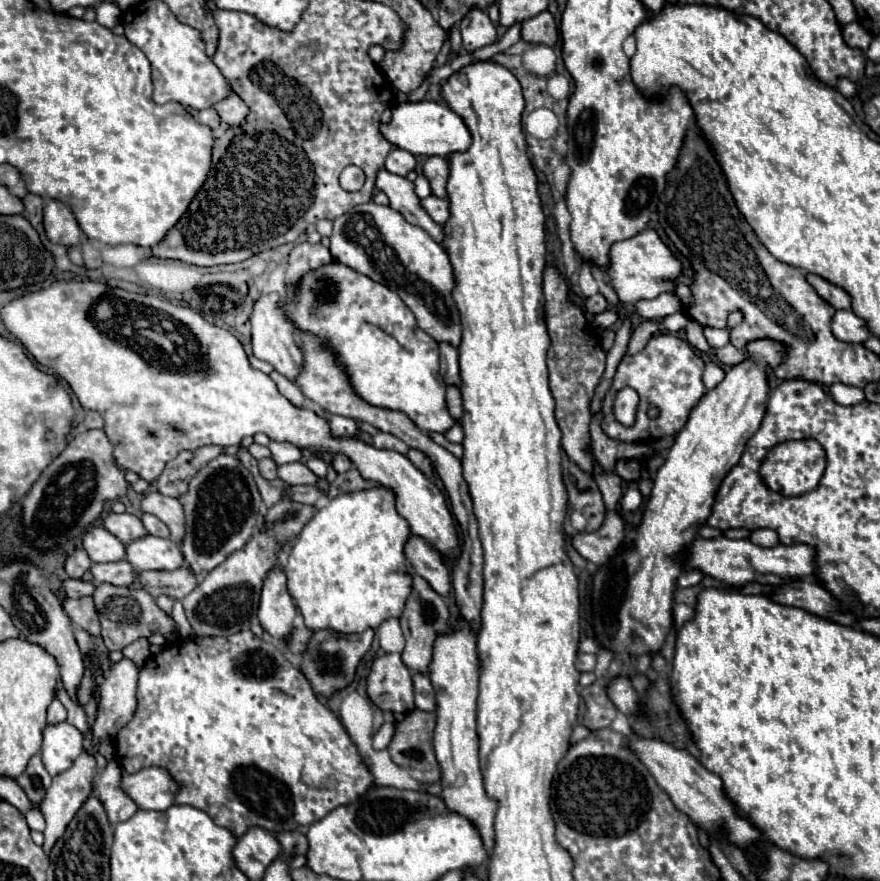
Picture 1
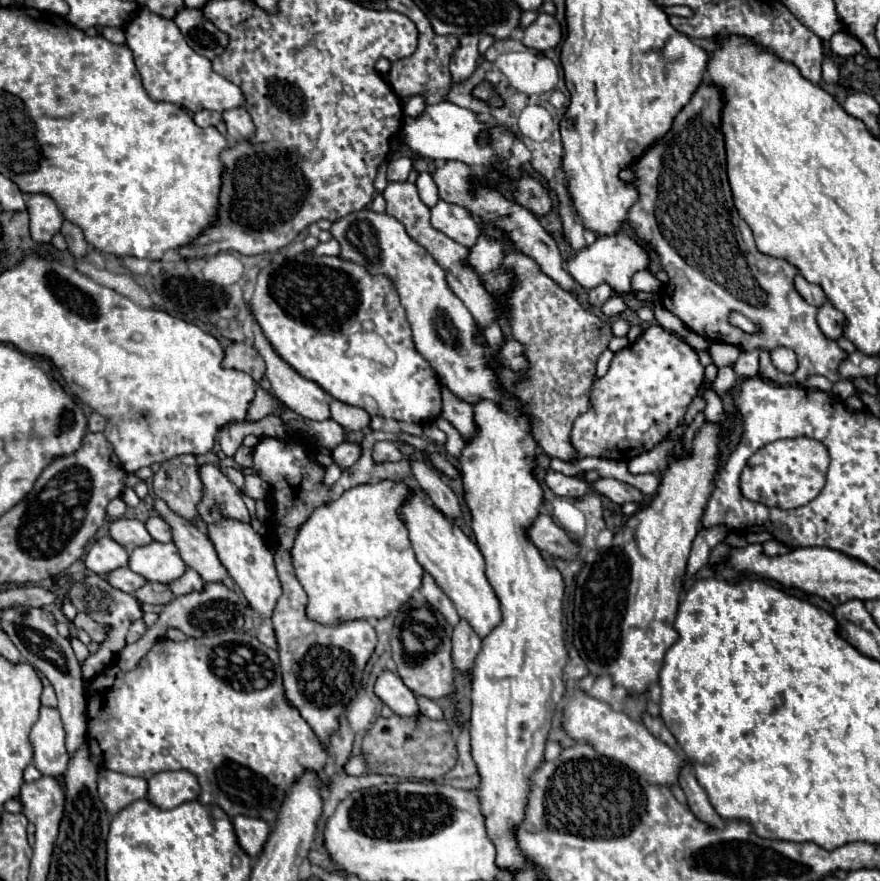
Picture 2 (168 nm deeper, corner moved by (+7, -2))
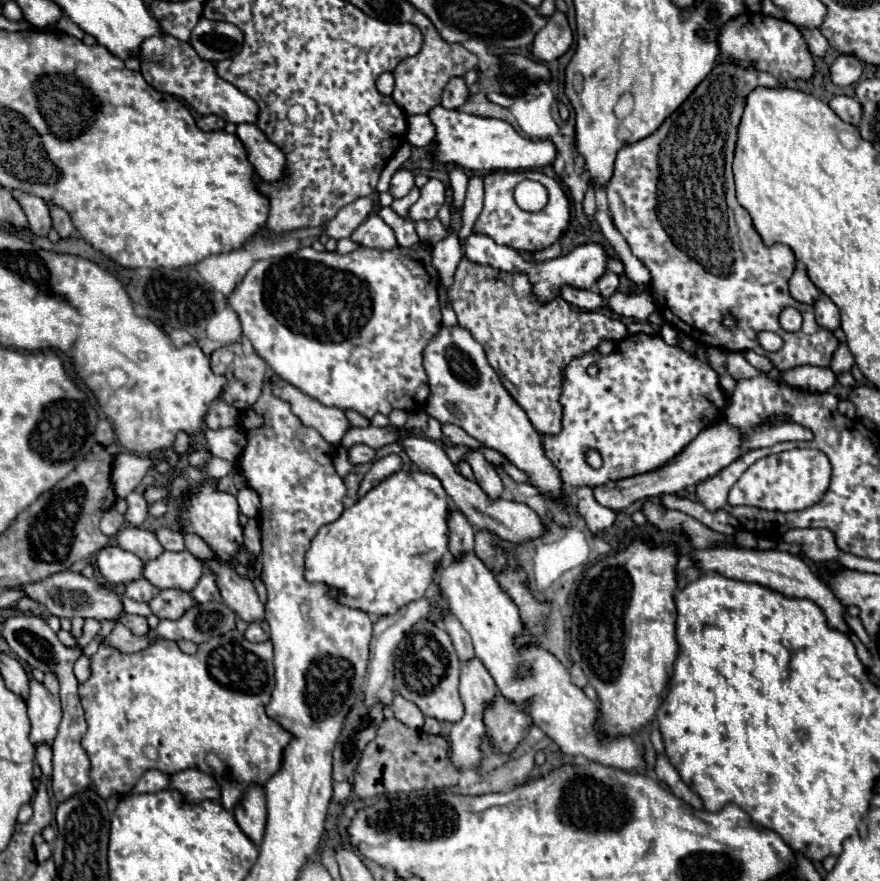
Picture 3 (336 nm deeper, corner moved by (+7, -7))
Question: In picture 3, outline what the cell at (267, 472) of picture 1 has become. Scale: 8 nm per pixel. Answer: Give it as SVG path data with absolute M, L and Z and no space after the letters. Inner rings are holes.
M246 486L246 488L238 490L236 498L238 498L240 512L242 512L244 516L248 516L248 518L256 518L256 516L258 516L258 510L260 510L260 500L258 500L258 494L256 494L250 486Z

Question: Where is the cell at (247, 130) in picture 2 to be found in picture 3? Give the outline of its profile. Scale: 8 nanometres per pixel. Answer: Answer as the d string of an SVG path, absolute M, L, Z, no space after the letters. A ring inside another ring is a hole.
M240 124L236 136L246 148L250 164L256 168L258 176L266 182L280 180L284 168L284 154L278 146L266 140L266 136L256 128L256 124Z

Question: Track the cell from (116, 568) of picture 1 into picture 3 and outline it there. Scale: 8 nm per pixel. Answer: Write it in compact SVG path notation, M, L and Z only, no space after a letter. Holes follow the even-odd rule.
M138 578L138 580L132 580L130 584L124 586L122 596L132 598L136 602L150 602L156 596L156 588L146 578Z

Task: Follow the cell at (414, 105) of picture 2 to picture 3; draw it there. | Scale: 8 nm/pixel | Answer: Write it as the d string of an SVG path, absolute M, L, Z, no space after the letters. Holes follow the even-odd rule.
M426 114L408 116L408 142L412 146L426 146L434 138L434 124Z

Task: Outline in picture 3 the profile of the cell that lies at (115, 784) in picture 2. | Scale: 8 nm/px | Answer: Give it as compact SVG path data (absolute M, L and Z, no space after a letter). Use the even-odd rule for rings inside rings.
M148 770L130 790L130 794L154 794L160 790L166 790L170 786L170 776L158 770Z

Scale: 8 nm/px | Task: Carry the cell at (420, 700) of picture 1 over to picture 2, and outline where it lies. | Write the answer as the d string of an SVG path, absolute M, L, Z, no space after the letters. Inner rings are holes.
M418 699L418 705L420 705L420 713L430 717L430 719L442 719L442 709L438 707L436 701L432 699Z

